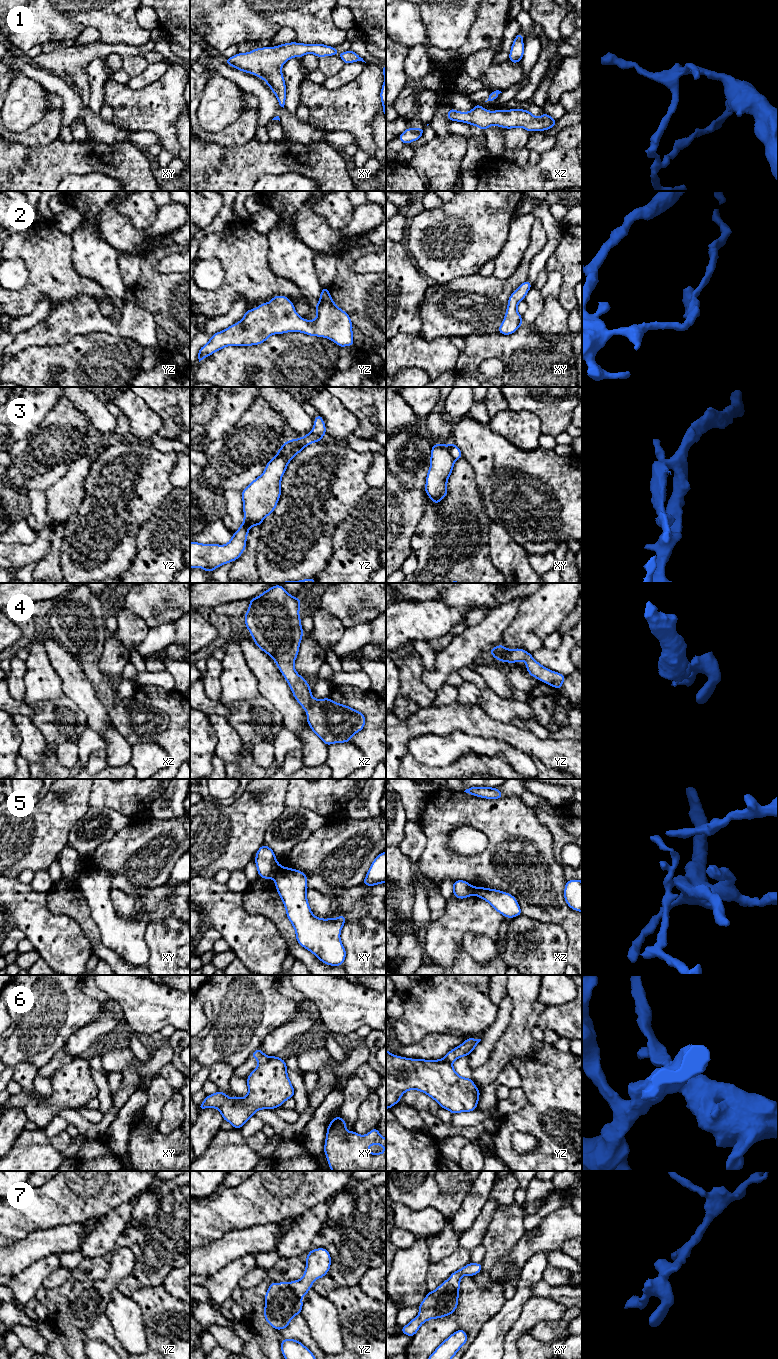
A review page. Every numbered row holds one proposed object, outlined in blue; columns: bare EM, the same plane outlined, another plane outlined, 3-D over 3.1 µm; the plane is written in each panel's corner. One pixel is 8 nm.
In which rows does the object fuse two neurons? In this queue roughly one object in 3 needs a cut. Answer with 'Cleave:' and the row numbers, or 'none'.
Cleave: 3, 5, 6

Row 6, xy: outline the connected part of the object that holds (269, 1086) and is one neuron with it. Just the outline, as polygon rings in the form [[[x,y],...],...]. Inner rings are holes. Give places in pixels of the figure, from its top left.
[[[272,1056],[264,1063],[259,1064],[246,1079],[248,1086],[248,1094],[239,1098],[234,1095],[231,1099],[225,1093],[217,1091],[212,1095],[206,1095],[205,1100],[201,1105],[198,1105],[199,1110],[204,1108],[216,1108],[221,1113],[224,1121],[228,1121],[234,1127],[234,1129],[240,1129],[249,1118],[254,1116],[255,1112],[261,1109],[273,1110],[276,1107],[282,1106],[282,1104],[293,1098],[295,1089],[292,1086],[290,1079],[287,1075],[287,1066],[285,1060]]]

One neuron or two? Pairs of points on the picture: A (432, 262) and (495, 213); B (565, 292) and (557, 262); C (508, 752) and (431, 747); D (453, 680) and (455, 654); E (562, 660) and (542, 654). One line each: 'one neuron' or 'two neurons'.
A: one neuron
B: one neuron
C: one neuron
D: two neurons
E: one neuron

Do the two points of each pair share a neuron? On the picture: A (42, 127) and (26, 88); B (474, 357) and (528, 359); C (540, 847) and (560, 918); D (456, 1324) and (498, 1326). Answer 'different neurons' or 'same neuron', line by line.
A: different neurons
B: same neuron
C: same neuron
D: different neurons

